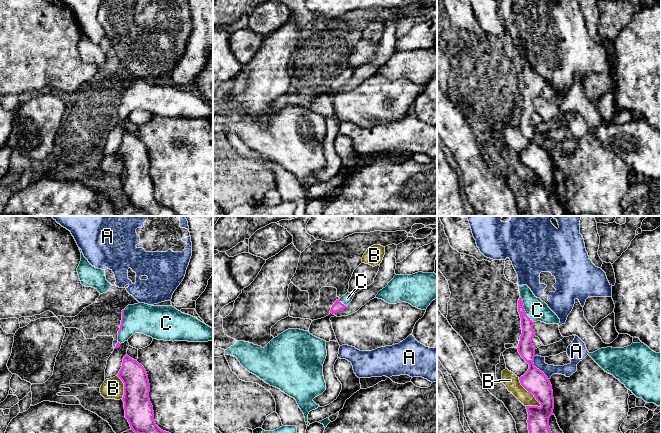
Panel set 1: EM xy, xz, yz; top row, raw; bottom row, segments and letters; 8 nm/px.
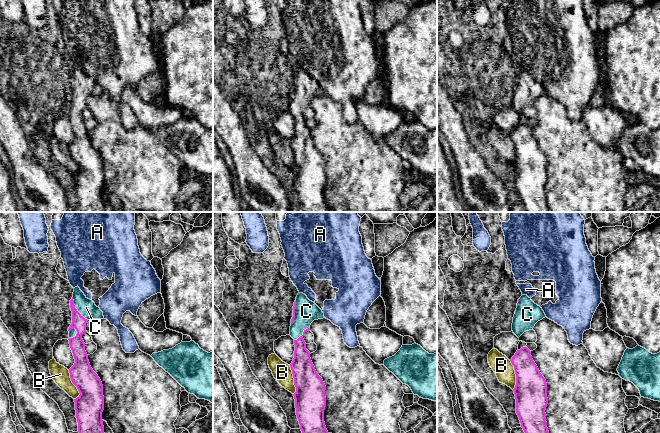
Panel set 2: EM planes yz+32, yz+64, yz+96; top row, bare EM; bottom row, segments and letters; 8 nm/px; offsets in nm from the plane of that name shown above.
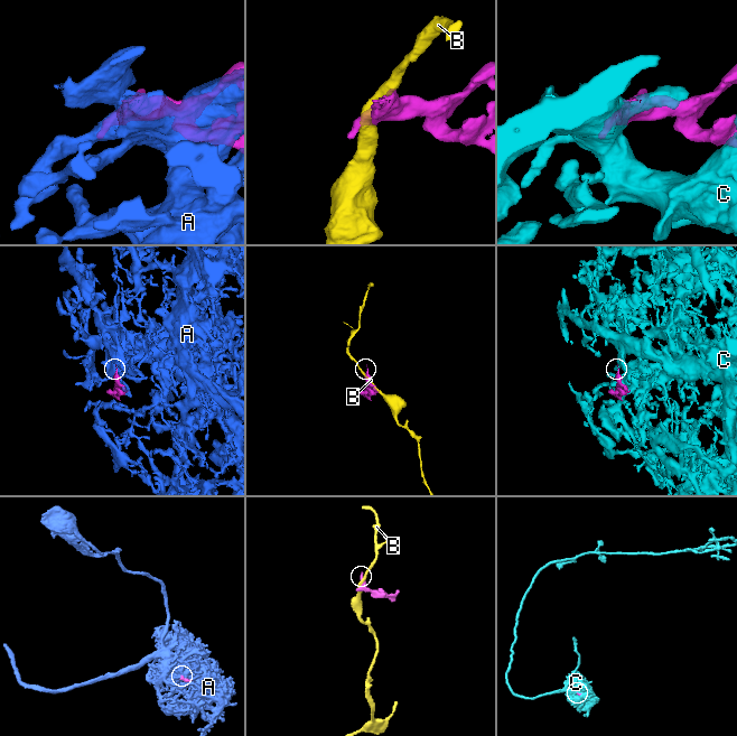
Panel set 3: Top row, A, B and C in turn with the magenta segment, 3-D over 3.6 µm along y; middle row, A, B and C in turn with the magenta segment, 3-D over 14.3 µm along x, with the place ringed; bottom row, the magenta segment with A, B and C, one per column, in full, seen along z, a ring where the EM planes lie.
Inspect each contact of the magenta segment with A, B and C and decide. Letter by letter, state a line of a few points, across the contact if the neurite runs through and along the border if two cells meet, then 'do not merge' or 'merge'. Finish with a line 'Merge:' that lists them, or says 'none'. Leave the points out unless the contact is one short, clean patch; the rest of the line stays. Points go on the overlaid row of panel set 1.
A: do not merge
B: do not merge
C: line yz (527, 334), (527, 314), (523, 309), (537, 310); merge
Merge: C

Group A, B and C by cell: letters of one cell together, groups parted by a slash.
A / B / C

